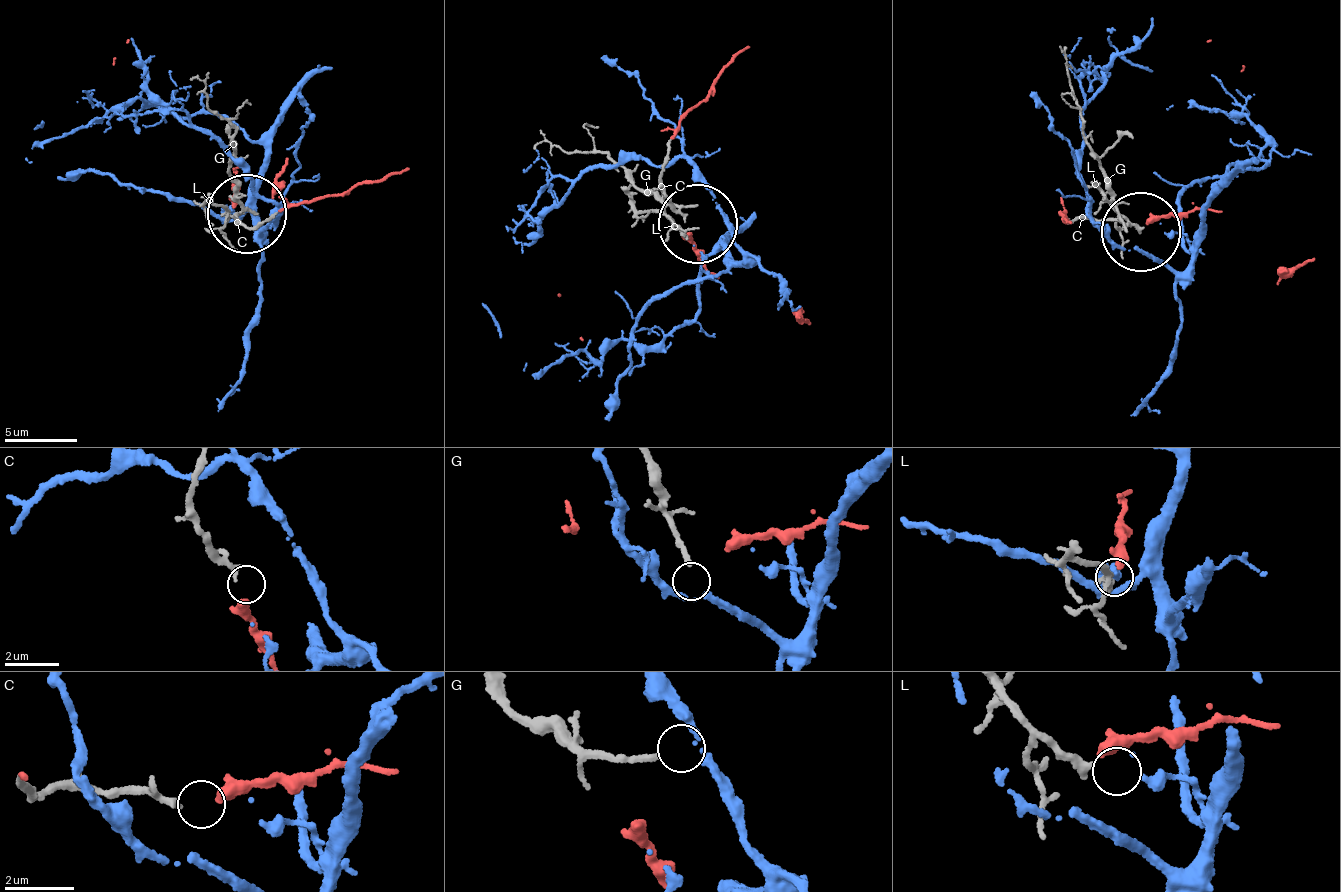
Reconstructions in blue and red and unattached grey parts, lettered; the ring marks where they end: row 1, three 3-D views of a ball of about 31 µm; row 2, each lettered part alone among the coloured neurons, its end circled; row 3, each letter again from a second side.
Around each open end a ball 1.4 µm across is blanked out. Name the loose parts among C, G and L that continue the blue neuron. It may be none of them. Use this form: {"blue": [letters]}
{"blue": ["L"]}

